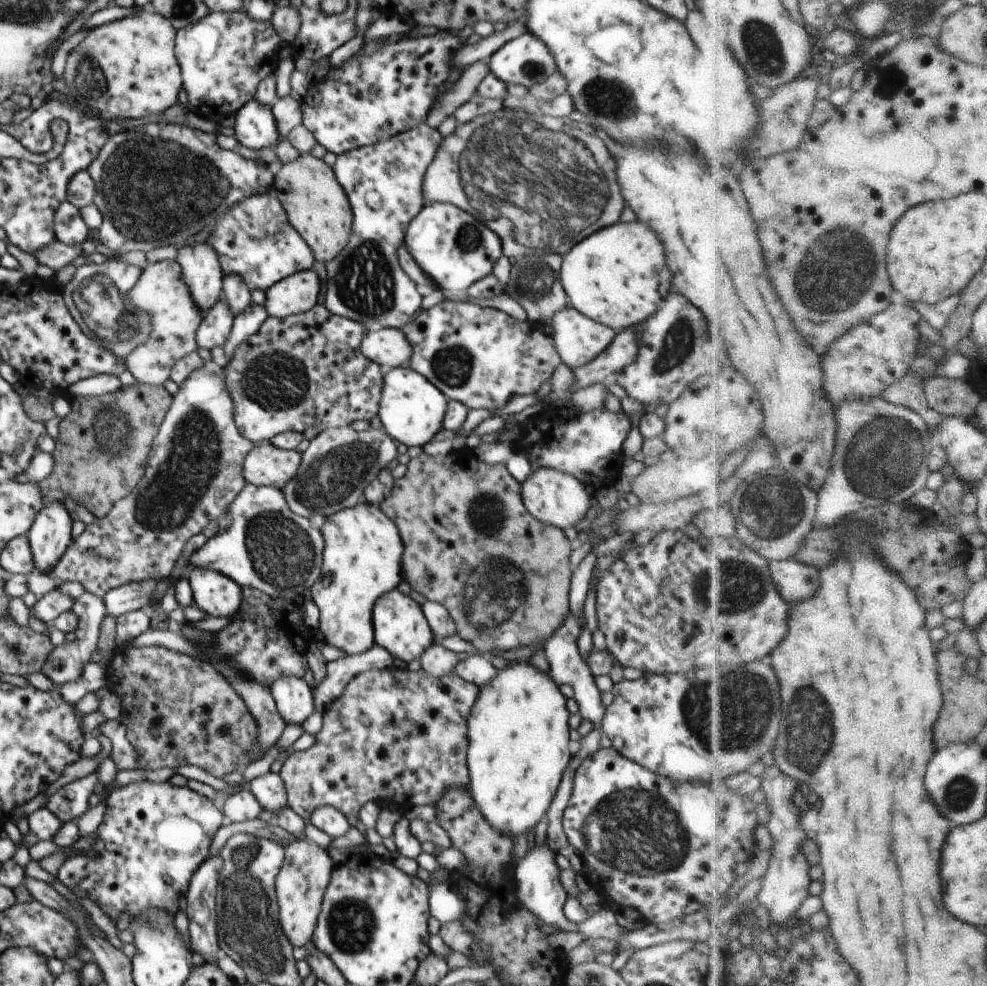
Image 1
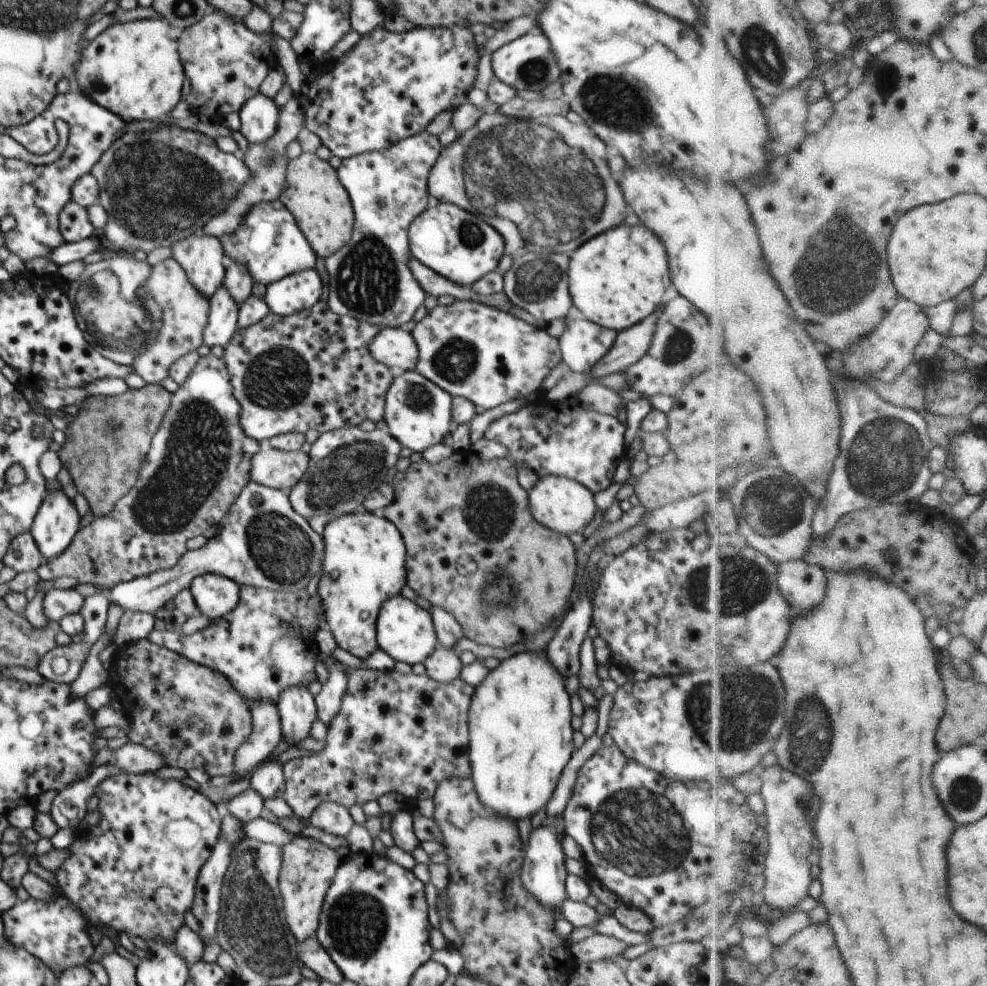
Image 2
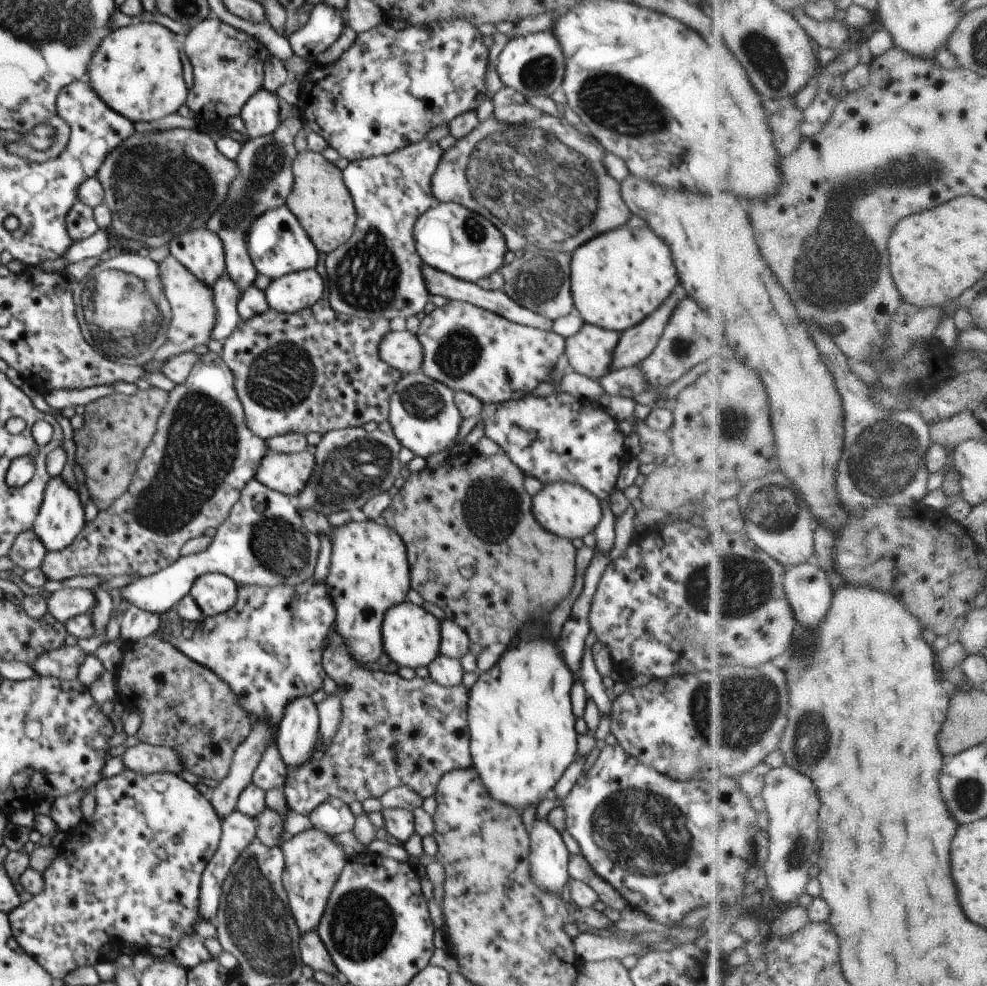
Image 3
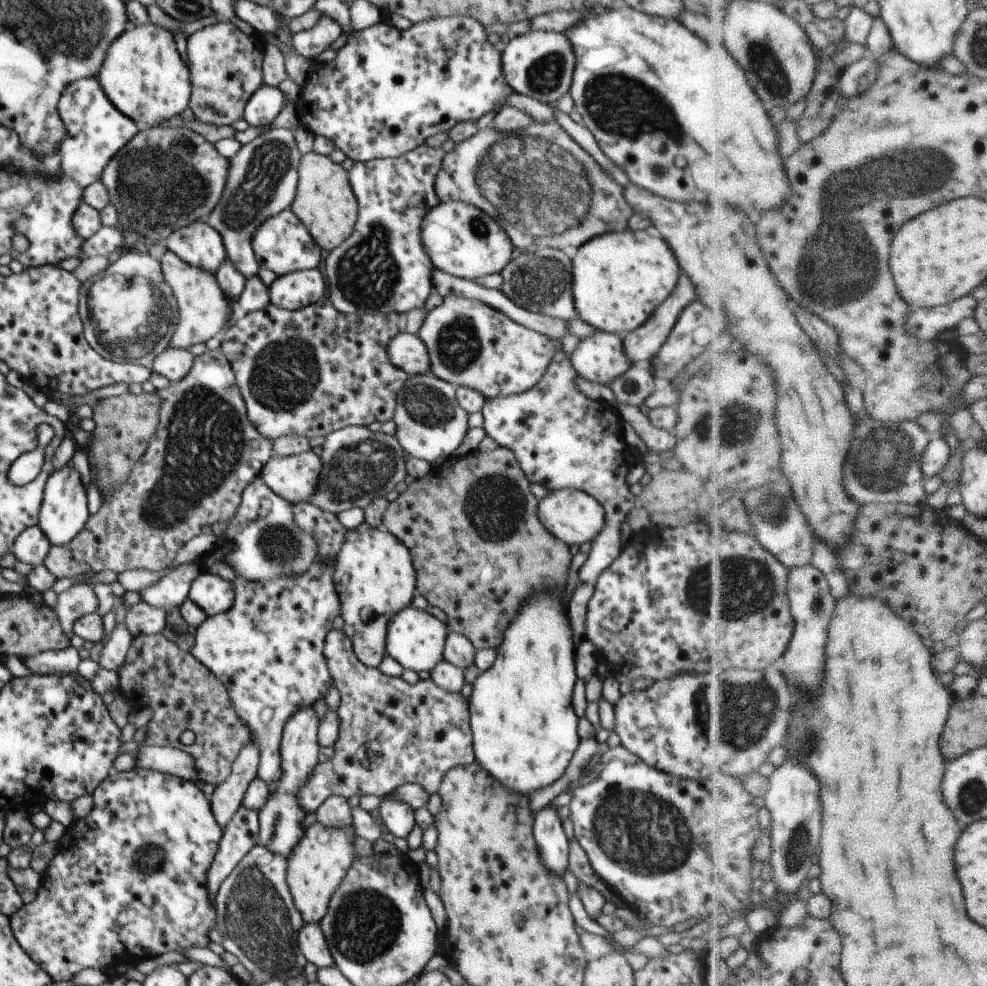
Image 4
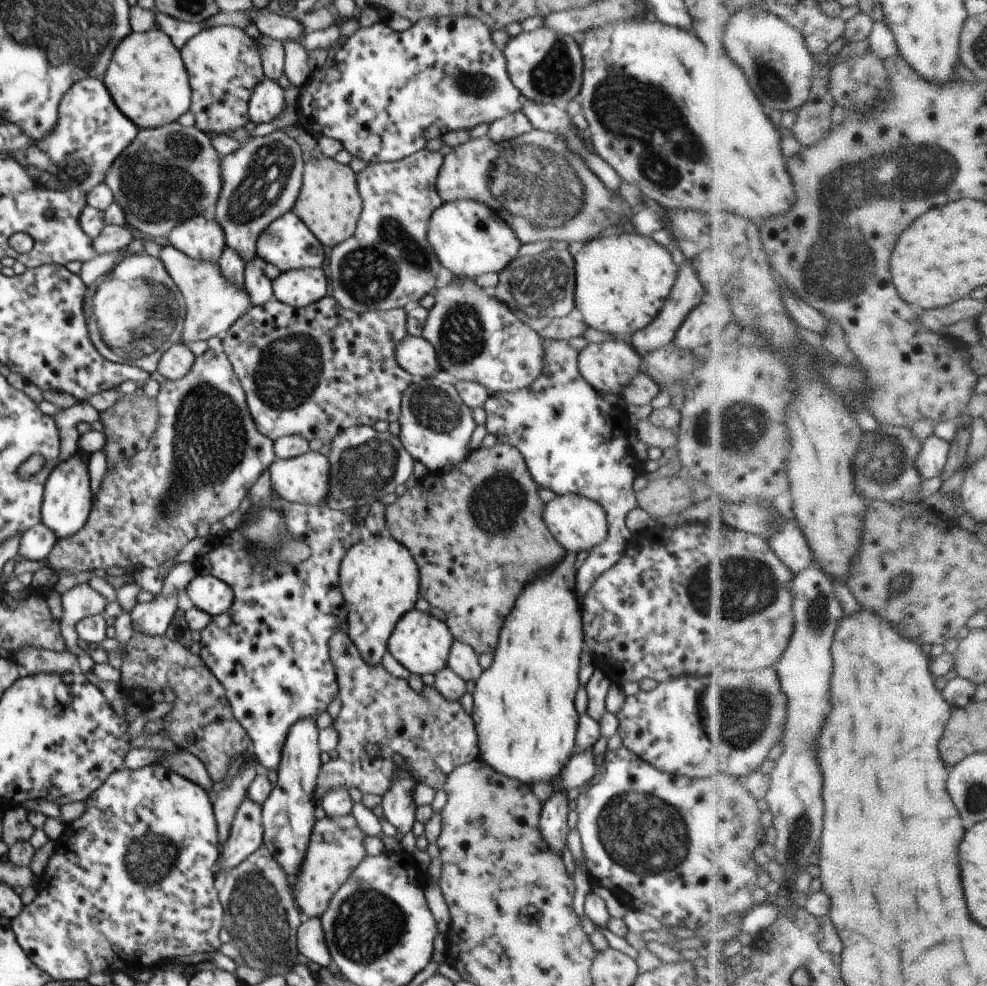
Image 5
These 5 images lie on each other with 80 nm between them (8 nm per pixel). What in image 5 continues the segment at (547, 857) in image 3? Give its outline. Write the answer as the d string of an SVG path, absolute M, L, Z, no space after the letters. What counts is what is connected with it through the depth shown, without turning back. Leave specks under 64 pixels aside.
M554 791L554 794L543 802L539 814L539 829L548 848L555 853L560 853L561 856L569 833L568 823L566 823L569 802L566 791Z

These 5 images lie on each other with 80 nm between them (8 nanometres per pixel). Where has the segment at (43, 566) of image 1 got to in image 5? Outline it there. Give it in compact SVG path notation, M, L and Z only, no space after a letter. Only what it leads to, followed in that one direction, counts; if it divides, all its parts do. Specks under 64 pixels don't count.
M81 449L59 463L51 470L43 492L41 506L41 522L48 525L59 539L72 536L88 523L89 514L93 505L88 462L82 459Z

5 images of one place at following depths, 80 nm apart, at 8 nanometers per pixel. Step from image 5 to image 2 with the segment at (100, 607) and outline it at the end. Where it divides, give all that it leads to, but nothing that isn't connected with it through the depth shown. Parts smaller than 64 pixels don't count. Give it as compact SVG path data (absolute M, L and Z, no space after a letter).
M50 589L42 600L44 616L49 621L60 621L64 616L80 613L82 604L84 604L82 594L79 594L74 589Z

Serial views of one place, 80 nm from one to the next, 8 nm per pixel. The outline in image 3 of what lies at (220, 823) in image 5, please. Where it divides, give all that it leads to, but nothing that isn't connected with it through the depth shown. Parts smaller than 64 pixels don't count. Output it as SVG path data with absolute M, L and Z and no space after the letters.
M254 721L249 736L246 737L246 740L242 741L241 745L235 750L228 776L219 781L210 800L220 820L235 811L236 803L242 791L253 782L253 772L256 770L262 755L265 753L266 747L272 741L275 742L276 732L277 730L267 721Z

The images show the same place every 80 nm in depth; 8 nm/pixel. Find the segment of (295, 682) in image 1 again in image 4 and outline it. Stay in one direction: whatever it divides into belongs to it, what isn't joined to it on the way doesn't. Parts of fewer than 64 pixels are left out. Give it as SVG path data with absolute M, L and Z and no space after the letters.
M312 707L298 709L285 724L280 752L282 774L276 781L276 791L268 797L266 804L259 810L259 842L270 852L287 859L293 848L300 842L306 828L302 825L307 812L299 807L297 794L308 782L314 767L319 763L318 742L319 721Z

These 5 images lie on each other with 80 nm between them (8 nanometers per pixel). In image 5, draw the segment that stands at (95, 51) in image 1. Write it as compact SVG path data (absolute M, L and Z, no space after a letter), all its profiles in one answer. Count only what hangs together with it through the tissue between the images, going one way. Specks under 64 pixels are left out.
M160 30L132 31L114 51L103 78L116 106L140 129L155 129L188 112L191 105L189 76L181 52Z

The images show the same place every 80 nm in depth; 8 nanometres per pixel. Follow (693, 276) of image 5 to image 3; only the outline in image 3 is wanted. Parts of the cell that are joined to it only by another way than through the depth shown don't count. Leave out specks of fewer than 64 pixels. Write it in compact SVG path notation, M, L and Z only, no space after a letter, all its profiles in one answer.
M679 282L676 290L672 291L672 294L649 317L621 332L618 344L613 350L611 370L640 366L643 360L653 353L674 309L684 298L687 298L686 290Z

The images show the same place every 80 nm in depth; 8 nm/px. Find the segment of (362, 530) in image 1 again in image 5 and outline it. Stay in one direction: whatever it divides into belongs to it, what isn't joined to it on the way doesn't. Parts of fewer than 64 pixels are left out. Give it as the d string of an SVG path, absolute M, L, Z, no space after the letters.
M368 530L341 560L340 588L347 606L349 637L362 658L378 665L388 650L388 641L400 618L414 609L419 599L420 573L410 551L396 539L372 535Z

